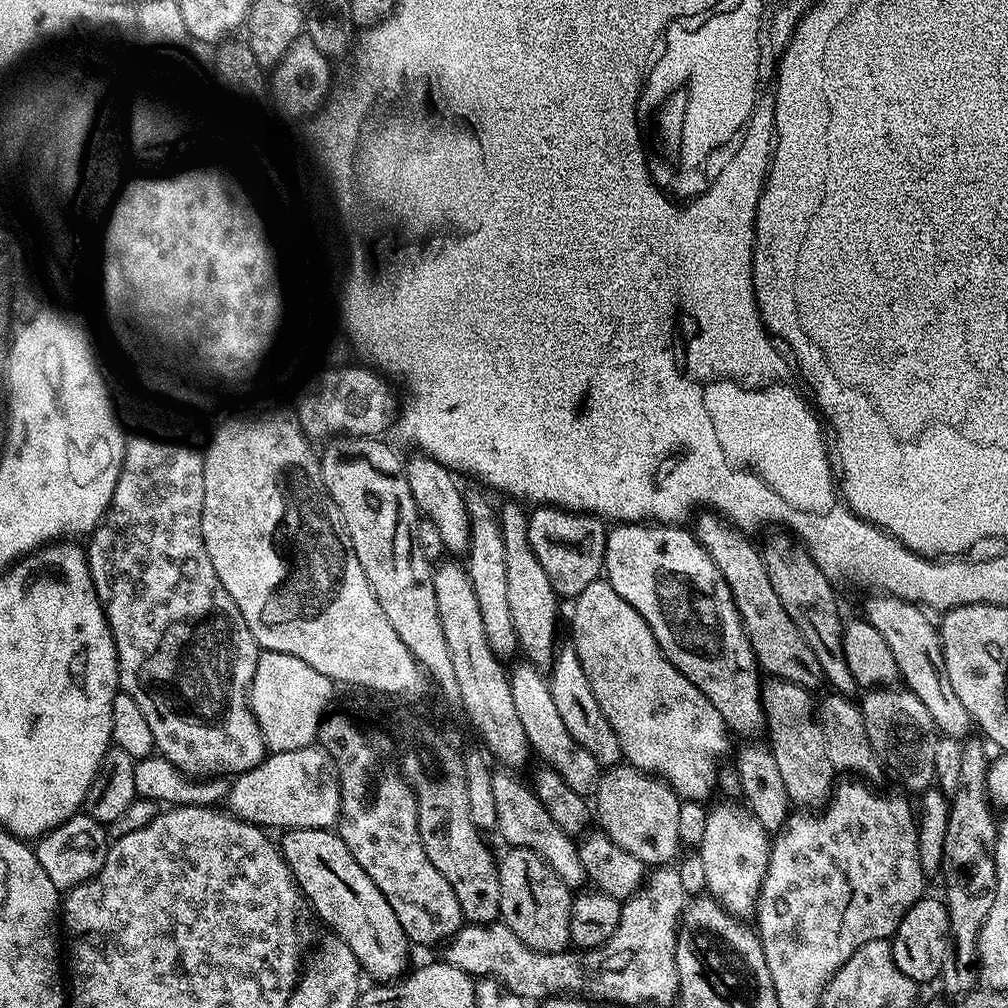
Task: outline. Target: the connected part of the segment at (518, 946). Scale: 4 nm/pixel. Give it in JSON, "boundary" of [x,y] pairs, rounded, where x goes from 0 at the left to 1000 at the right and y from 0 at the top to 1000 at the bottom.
{"boundary":[[[651,859],[642,866],[638,881],[616,896],[613,923],[609,923],[597,938],[535,944],[518,935],[499,915],[461,916],[439,938],[438,948],[443,955],[462,962],[470,970],[497,972],[506,983],[525,994],[566,986],[588,993],[609,992],[613,996],[667,998],[675,984],[671,924],[675,921],[675,906],[684,892],[684,885],[677,879],[674,860]]]}

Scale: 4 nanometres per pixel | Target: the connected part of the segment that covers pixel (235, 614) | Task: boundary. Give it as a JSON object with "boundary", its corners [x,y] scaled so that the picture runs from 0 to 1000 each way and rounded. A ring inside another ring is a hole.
{"boundary":[[[139,431],[123,441],[123,457],[109,494],[109,502],[103,508],[103,515],[89,529],[85,540],[87,568],[91,571],[91,585],[103,603],[103,612],[107,614],[107,624],[111,626],[111,636],[115,642],[115,660],[117,661],[117,679],[122,687],[129,688],[133,696],[145,708],[145,717],[153,728],[155,746],[173,759],[176,765],[187,772],[205,772],[211,768],[237,768],[256,760],[264,751],[260,724],[246,701],[246,683],[250,680],[254,655],[259,644],[248,629],[232,593],[224,589],[224,581],[216,577],[212,569],[212,561],[204,550],[200,538],[200,494],[202,493],[202,453],[196,447],[183,440],[166,440],[163,437],[150,437],[150,432]]]}

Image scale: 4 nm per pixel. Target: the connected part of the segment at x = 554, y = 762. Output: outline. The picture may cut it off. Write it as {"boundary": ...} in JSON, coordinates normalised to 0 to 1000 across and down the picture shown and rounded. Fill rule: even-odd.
{"boundary":[[[517,657],[506,663],[504,676],[506,677],[506,688],[510,688],[510,701],[514,704],[514,712],[518,715],[518,724],[522,724],[524,741],[529,747],[540,752],[539,757],[543,761],[554,764],[558,772],[562,772],[563,779],[577,791],[588,789],[597,769],[597,759],[577,739],[565,730],[565,724],[558,717],[554,703],[550,700],[550,691],[546,688],[546,681],[541,668],[531,659]]]}

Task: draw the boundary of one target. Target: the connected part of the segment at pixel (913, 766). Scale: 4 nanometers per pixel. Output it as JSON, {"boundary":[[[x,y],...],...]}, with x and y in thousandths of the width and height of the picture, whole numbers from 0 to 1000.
{"boundary":[[[869,681],[852,695],[855,704],[855,712],[859,716],[859,729],[863,732],[863,740],[867,740],[873,757],[886,770],[891,777],[902,787],[916,787],[917,783],[926,781],[928,768],[928,740],[931,733],[929,717],[923,710],[923,704],[919,702],[915,692],[907,688],[900,681]]]}

